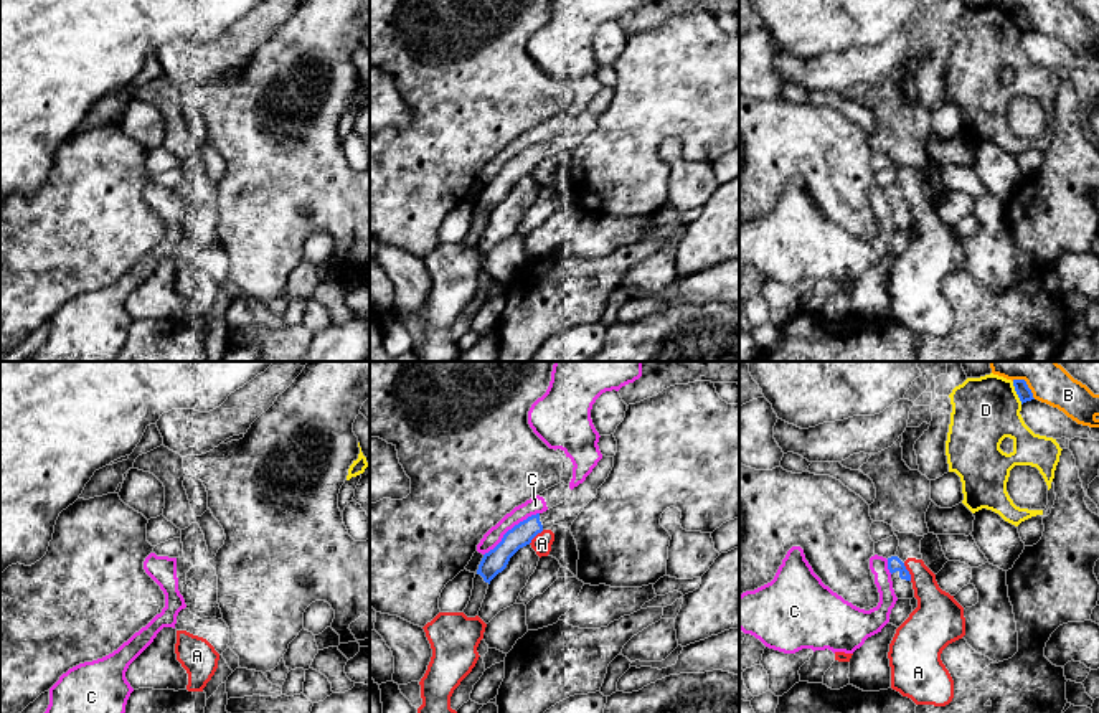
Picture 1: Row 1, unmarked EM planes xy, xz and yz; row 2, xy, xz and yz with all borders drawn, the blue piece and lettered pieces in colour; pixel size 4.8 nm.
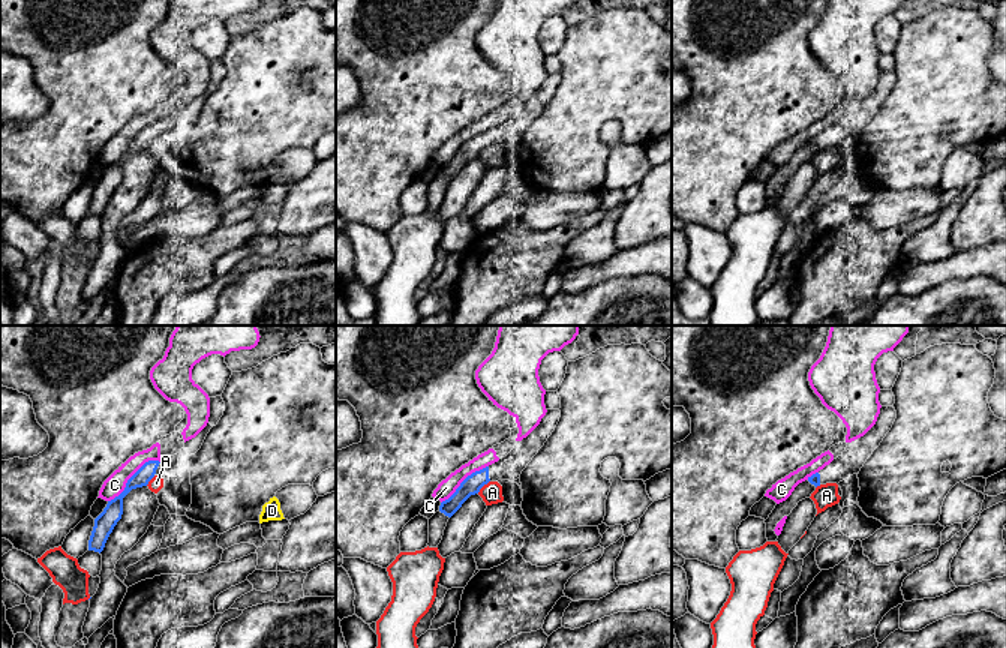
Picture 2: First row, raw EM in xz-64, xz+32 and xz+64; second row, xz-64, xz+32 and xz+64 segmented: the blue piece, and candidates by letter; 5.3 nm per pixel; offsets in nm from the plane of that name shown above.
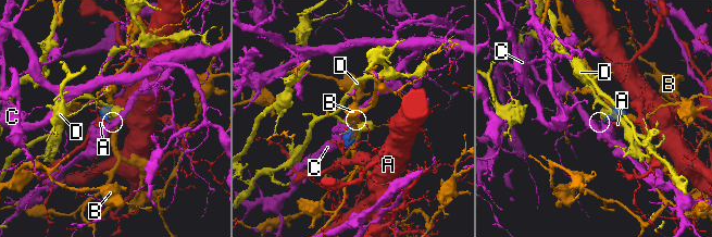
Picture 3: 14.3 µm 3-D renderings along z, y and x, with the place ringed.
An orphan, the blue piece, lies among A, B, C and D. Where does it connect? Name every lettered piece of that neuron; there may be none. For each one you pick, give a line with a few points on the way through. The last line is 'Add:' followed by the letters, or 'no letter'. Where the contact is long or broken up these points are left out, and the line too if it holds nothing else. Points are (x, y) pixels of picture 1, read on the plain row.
Add: no letter

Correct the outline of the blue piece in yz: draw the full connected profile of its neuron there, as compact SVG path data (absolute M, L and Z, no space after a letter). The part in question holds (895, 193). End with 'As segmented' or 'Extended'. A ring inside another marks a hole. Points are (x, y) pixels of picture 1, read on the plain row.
M898 187L888 188L888 200L891 203L893 220L898 229L913 229L914 220L911 205Z. Extended

